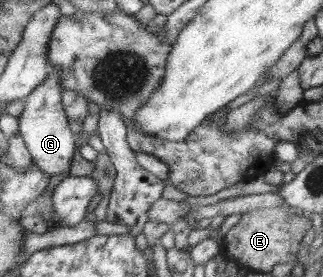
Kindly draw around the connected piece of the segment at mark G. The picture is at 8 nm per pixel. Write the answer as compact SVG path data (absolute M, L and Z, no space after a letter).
M51 67L44 81L26 95L23 110L17 117L18 133L22 136L31 161L48 177L69 171L71 158L77 156L74 134L70 131L61 103L62 88L58 72L58 67Z

